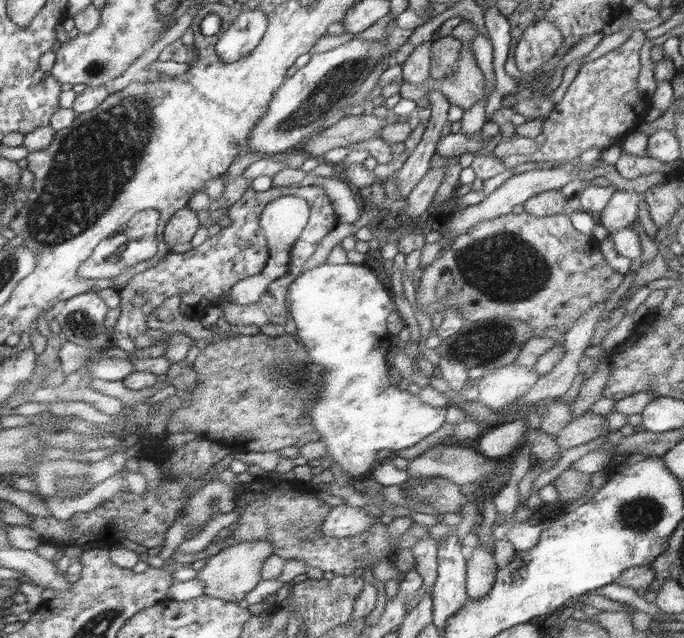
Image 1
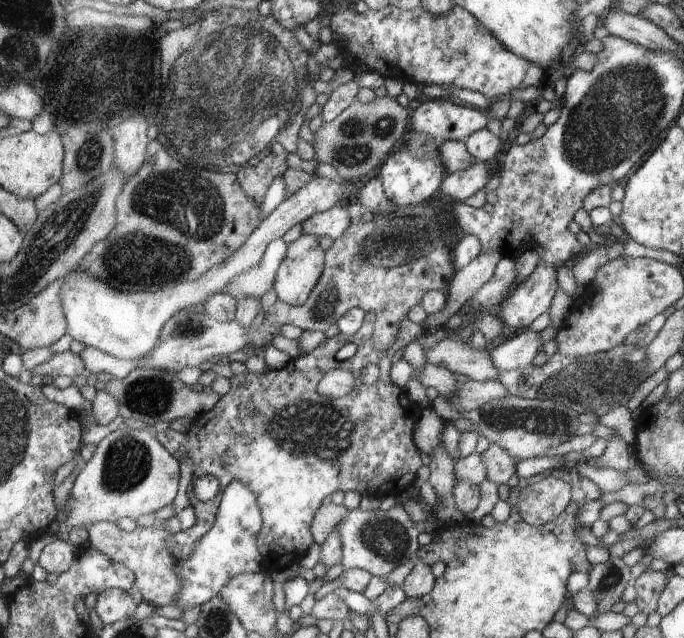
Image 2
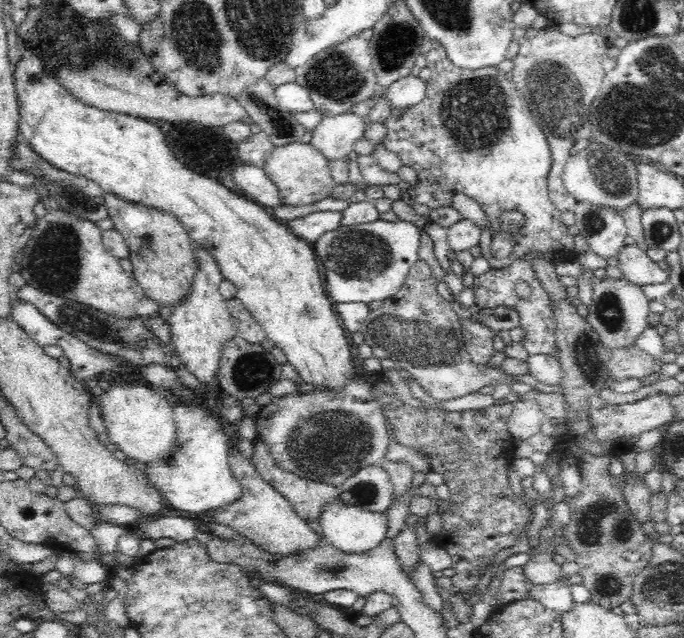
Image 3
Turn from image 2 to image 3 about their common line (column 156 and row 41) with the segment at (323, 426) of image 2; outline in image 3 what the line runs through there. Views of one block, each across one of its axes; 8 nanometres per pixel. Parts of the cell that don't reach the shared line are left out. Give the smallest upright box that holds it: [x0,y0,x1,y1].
[383,41,578,270]

